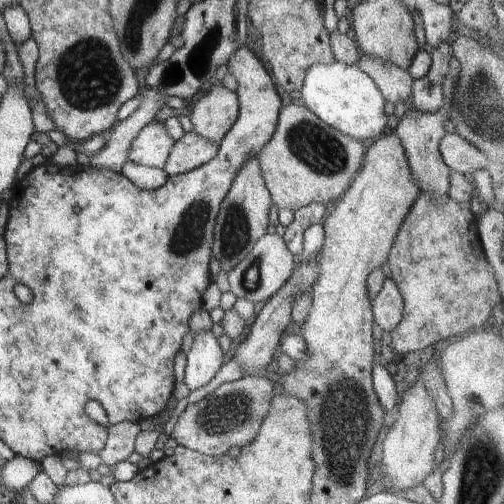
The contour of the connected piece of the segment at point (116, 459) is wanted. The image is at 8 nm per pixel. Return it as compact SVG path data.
M125 421L107 428L107 440L104 449L99 453L106 465L116 465L135 452L135 439L141 432L136 422Z

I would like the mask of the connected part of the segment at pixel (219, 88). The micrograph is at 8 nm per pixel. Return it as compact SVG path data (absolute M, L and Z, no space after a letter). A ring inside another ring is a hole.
M222 84L212 86L206 93L191 109L189 120L192 133L203 140L219 144L237 120L238 98Z

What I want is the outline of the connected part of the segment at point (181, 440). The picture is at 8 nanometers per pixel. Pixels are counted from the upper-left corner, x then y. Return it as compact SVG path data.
M258 374L244 375L240 380L218 386L200 402L188 405L179 417L171 438L176 439L178 445L212 457L228 453L232 446L245 447L254 440L269 412L275 396L271 383Z

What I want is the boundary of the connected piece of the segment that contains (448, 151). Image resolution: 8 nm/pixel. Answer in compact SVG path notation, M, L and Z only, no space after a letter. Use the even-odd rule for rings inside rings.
M446 133L439 143L439 150L443 162L452 170L465 174L473 174L476 170L491 168L490 160L474 148L457 133Z

